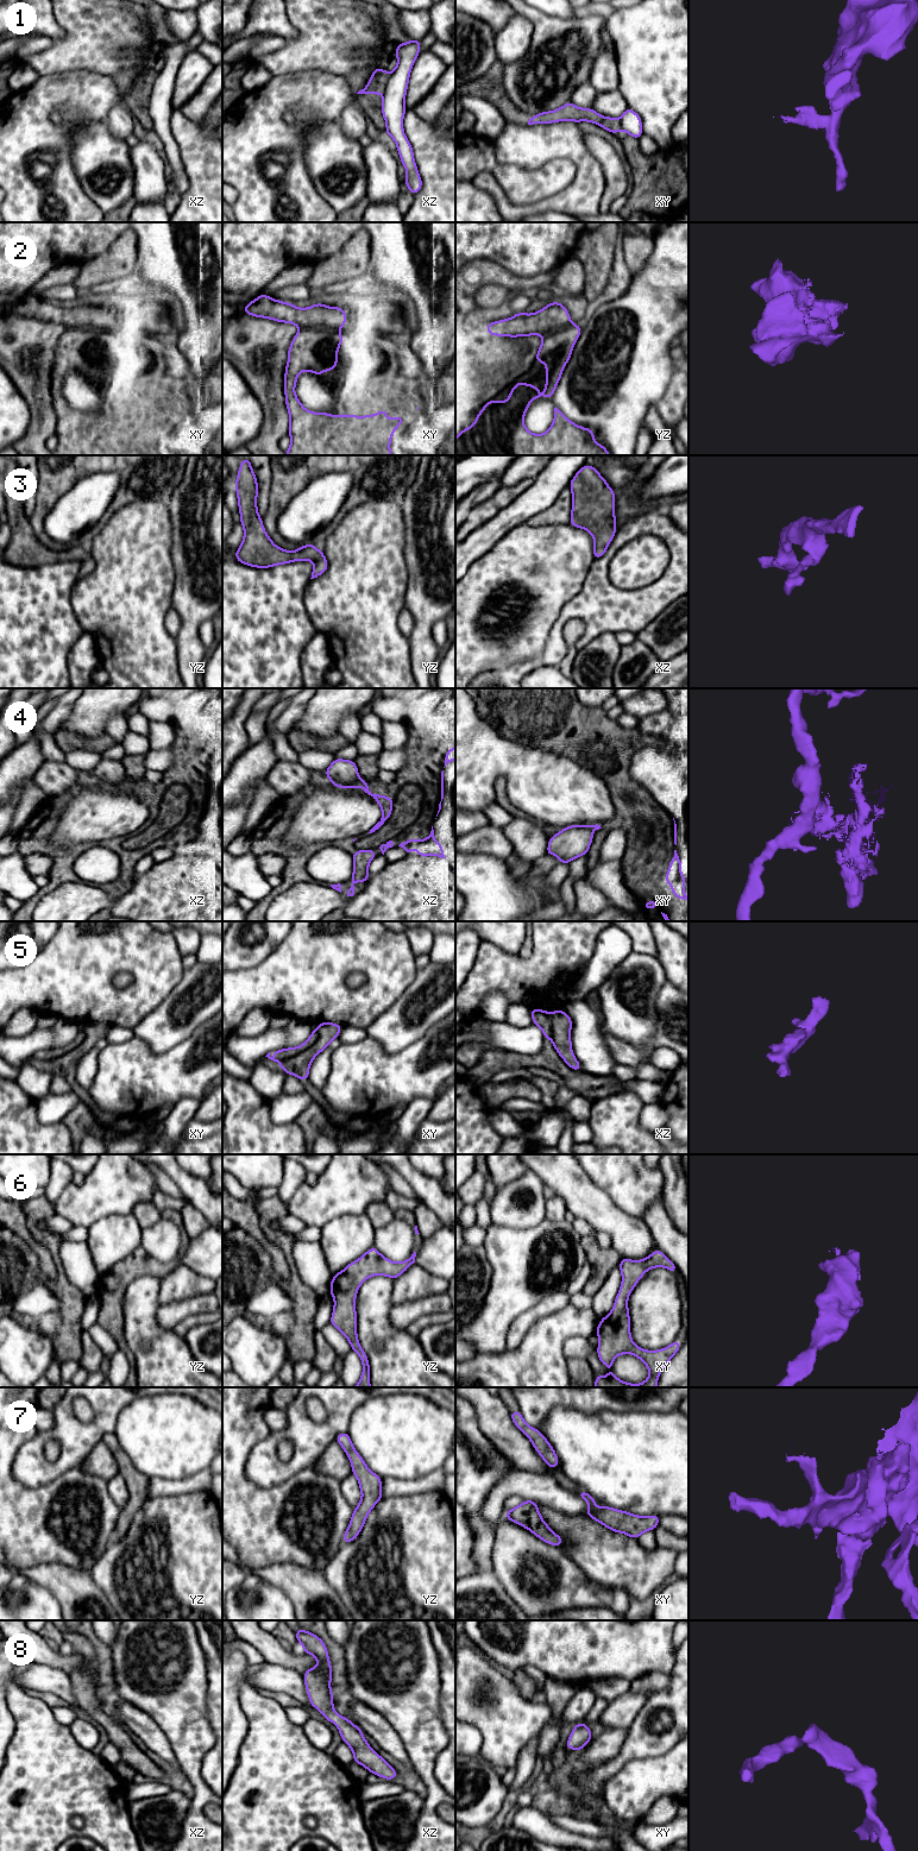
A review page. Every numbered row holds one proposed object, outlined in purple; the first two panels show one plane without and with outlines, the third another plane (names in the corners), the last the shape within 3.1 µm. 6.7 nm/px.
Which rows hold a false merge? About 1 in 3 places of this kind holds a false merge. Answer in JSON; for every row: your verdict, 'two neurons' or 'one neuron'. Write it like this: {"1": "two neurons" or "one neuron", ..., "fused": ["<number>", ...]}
{"1": "two neurons", "2": "one neuron", "3": "one neuron", "4": "two neurons", "5": "two neurons", "6": "one neuron", "7": "one neuron", "8": "one neuron", "fused": ["1", "4", "5"]}

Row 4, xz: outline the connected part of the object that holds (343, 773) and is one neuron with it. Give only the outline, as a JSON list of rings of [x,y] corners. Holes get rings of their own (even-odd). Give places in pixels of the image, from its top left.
[[[334,758],[332,764],[325,770],[329,782],[339,788],[358,787],[358,768],[354,761]]]

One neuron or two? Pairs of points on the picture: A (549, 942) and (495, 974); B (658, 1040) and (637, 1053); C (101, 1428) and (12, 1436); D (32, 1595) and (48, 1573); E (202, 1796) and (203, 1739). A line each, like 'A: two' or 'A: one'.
A: one
B: one
C: two
D: two
E: one

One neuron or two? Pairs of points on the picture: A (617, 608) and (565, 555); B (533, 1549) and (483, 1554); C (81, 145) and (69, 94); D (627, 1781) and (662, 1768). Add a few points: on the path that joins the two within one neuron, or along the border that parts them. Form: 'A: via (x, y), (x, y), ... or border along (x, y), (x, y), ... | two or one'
A: border along (593, 559), (582, 589), (570, 599) | two
B: border along (495, 1538), (491, 1571) | two
C: border along (105, 120), (79, 125), (70, 134), (70, 155) | two
D: via (635, 1781), (645, 1781), (654, 1776) | one

